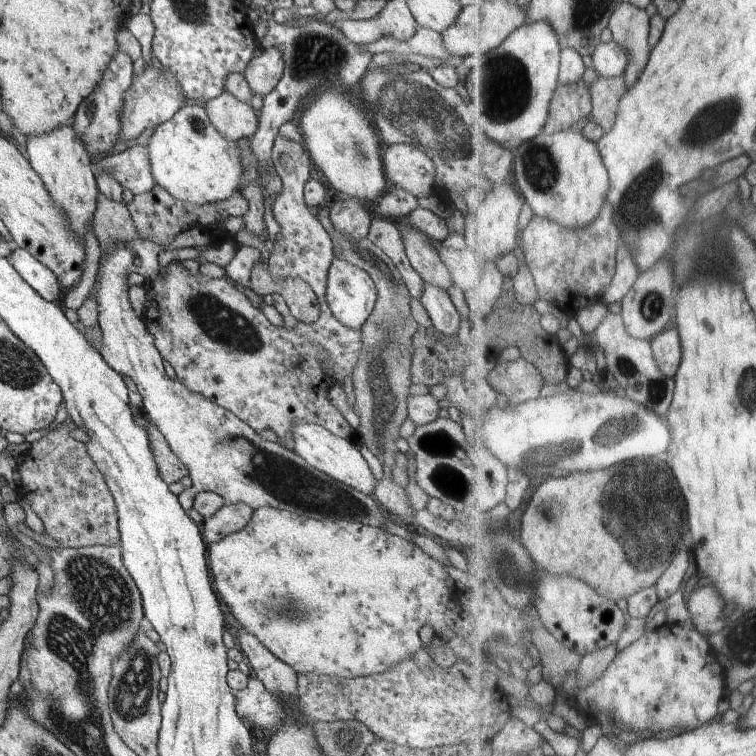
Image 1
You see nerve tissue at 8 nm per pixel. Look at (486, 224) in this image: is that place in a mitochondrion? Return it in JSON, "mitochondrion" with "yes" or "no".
{"mitochondrion":"no"}

